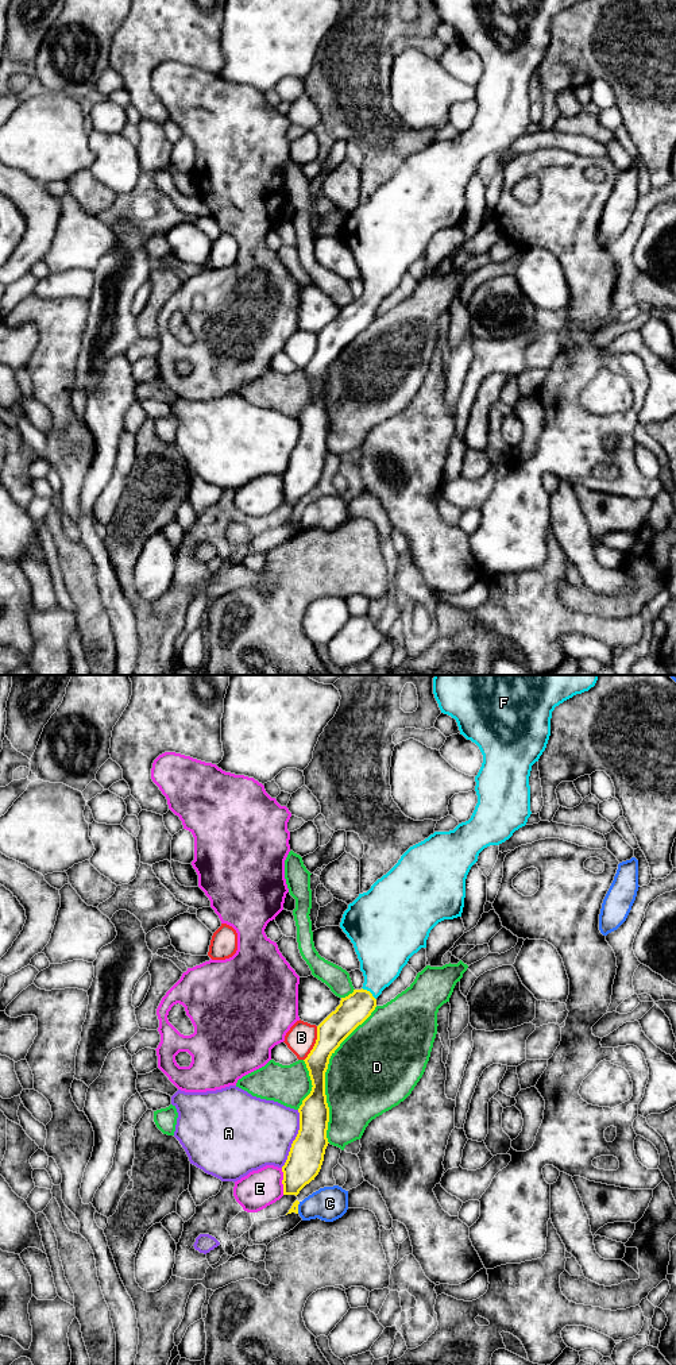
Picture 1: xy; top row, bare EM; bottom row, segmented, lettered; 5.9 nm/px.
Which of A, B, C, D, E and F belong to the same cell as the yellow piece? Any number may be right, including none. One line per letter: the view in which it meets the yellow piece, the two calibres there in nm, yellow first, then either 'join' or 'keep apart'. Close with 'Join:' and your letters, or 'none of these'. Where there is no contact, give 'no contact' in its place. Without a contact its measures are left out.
A: xy | 200/400 nm | keep apart
B: xy | 170/170 nm | keep apart
C: xy | 50/200 nm | keep apart
D: xy | 180/480 nm | keep apart
E: xy | 200/220 nm | keep apart
F: xy | 180/280 nm | join
Join: F

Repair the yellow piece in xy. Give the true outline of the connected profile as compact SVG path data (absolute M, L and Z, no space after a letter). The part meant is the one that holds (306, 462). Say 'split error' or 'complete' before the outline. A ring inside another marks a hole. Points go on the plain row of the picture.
split error | M433 0L441 22L455 27L460 43L475 51L483 63L482 76L475 85L478 112L468 130L459 132L449 140L434 140L424 150L410 155L398 171L378 188L367 201L359 203L343 223L340 236L354 252L364 292L360 298L354 298L352 302L341 306L336 319L317 335L316 352L304 369L313 396L298 417L300 439L282 475L283 504L297 505L306 493L314 489L321 478L325 458L329 452L327 447L329 416L325 404L325 381L331 365L371 324L376 316L376 306L399 285L409 267L421 257L426 257L430 239L444 228L461 225L466 188L471 176L478 170L479 162L490 154L505 151L515 139L526 134L532 123L529 85L532 74L538 70L546 57L551 45L552 20L564 9L582 1L584 0Z

